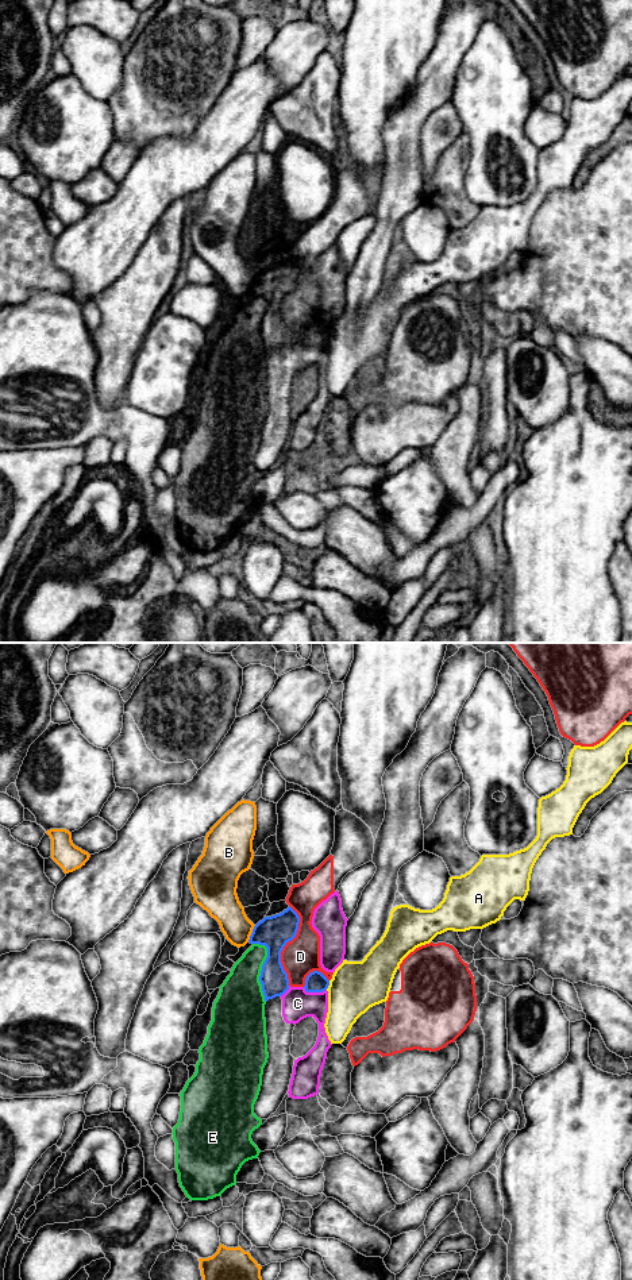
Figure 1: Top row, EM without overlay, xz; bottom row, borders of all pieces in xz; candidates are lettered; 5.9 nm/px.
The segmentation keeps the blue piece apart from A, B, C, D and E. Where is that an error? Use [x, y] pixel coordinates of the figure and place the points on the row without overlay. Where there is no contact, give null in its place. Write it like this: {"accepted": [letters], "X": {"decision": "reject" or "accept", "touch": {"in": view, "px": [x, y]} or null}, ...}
{"accepted": [], "A": {"decision": "reject", "touch": {"in": "xz", "px": [328, 336]}}, "B": {"decision": "reject", "touch": {"in": "xz", "px": [251, 285]}}, "C": {"decision": "reject", "touch": {"in": "xz", "px": [315, 343]}}, "D": {"decision": "reject", "touch": {"in": "xz", "px": [285, 296]}}, "E": {"decision": "reject", "touch": {"in": "xz", "px": [262, 320]}}}

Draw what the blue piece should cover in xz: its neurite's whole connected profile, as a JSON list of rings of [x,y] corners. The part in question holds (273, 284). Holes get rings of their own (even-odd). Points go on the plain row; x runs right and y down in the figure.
[[[289,258],[280,266],[265,269],[253,281],[248,294],[267,300],[267,309],[259,328],[266,354],[284,347],[289,342],[289,331],[281,315],[281,304],[296,289],[298,275],[298,266]]]

